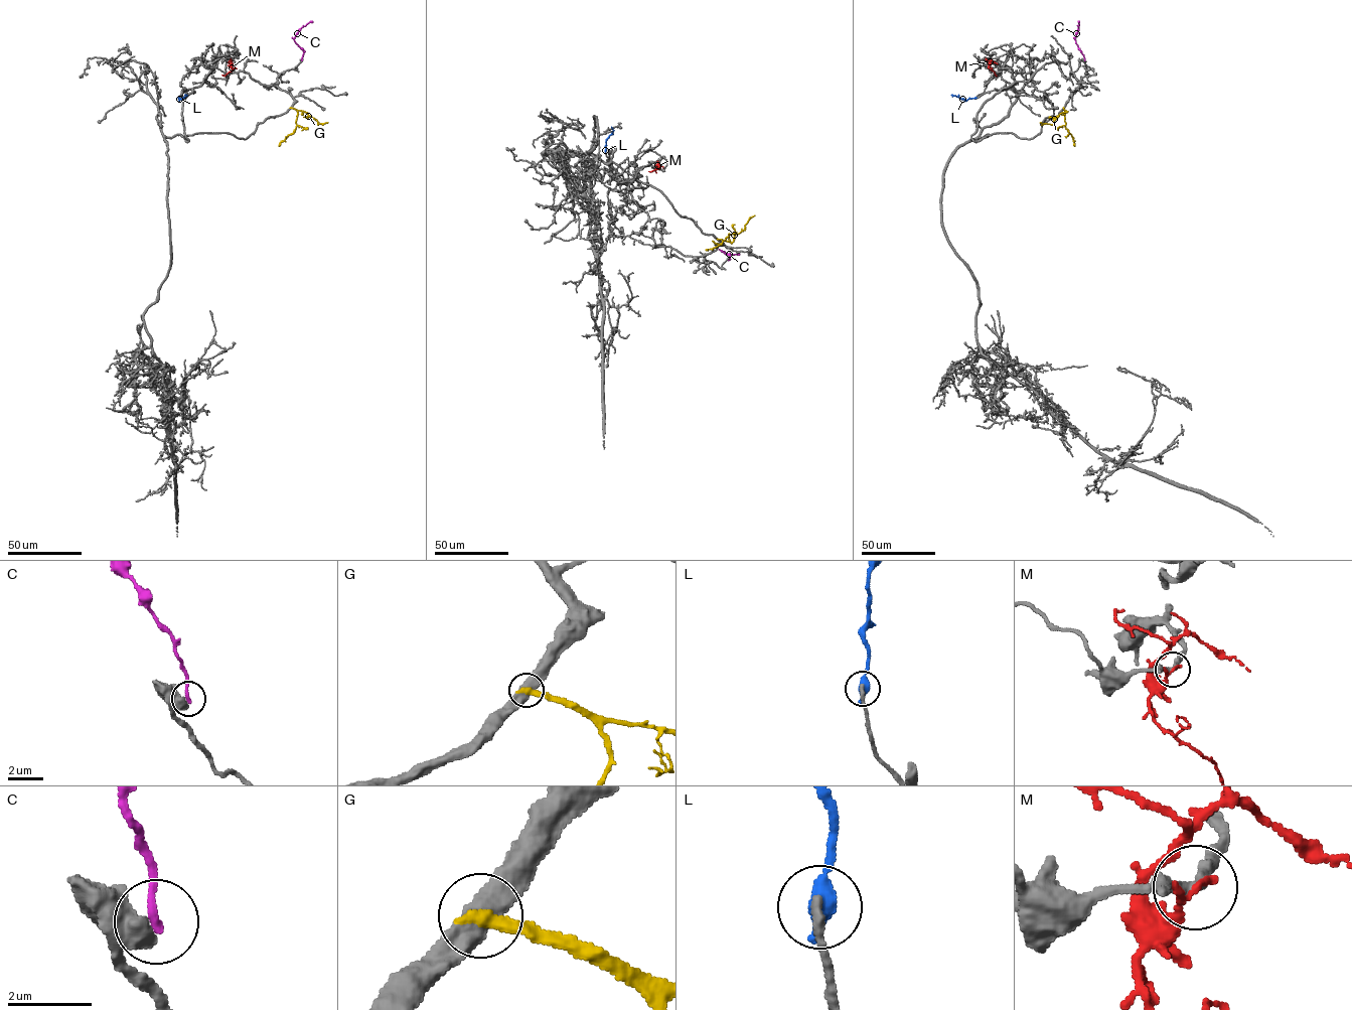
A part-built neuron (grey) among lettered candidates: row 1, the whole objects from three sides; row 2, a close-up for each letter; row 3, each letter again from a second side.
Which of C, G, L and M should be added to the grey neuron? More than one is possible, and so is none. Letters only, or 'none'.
none

